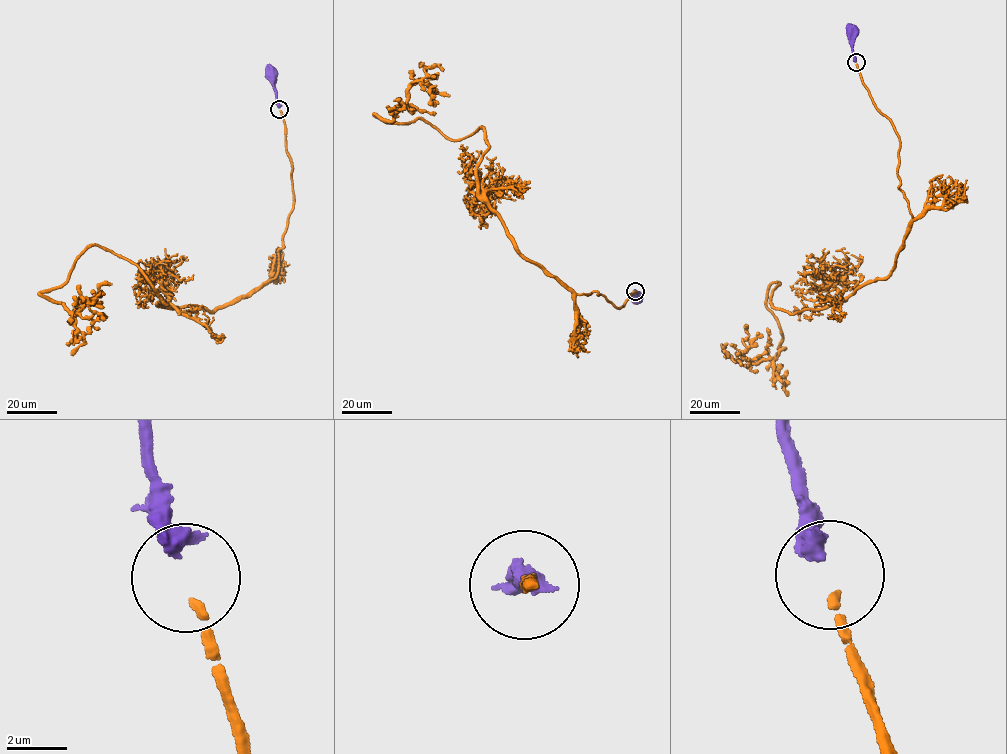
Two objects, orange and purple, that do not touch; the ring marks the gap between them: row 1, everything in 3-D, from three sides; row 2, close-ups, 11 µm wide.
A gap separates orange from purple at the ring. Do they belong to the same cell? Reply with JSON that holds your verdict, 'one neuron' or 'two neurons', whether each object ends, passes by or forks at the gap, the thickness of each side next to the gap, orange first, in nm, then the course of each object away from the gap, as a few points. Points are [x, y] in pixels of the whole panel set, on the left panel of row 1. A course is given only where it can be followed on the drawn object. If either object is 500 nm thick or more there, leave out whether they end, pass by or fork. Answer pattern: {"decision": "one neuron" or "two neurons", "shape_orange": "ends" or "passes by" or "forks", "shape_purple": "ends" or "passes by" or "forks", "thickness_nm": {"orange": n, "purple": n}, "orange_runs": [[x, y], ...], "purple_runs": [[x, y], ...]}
{"decision": "one neuron", "shape_orange": "ends", "shape_purple": "passes by", "thickness_nm": {"orange": 280, "purple": 400}, "orange_runs": [[280, 111], [294, 201], [274, 278], [211, 312], [158, 305], [92, 245], [40, 293], [91, 317], [80, 284]], "purple_runs": [[279, 107], [272, 75]]}

